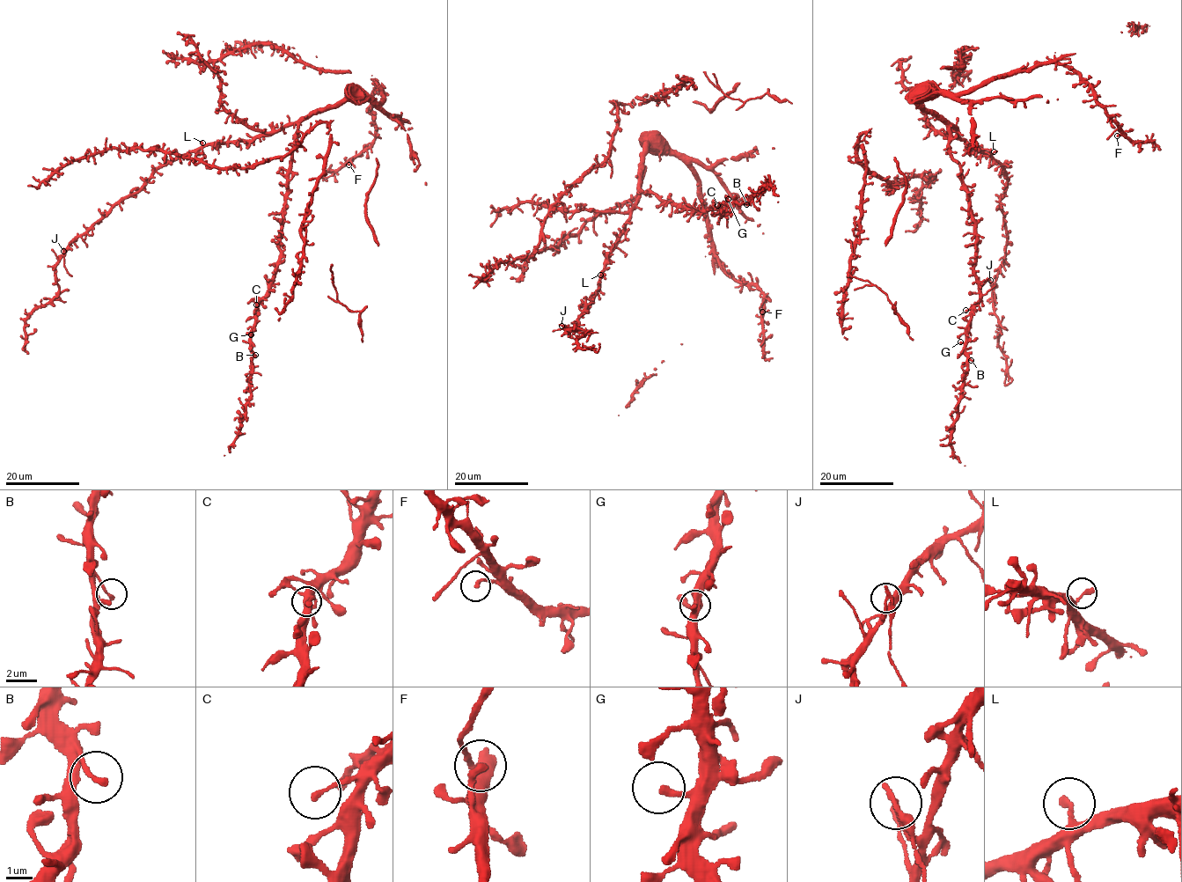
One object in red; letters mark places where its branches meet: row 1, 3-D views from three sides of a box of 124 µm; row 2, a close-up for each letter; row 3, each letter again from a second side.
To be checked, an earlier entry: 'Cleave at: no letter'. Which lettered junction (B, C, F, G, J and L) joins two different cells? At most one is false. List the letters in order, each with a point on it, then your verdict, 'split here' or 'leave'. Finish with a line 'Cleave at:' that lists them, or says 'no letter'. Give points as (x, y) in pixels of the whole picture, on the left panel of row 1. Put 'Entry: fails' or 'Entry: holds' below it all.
B: at (255, 355); leave
C: at (256, 305); leave
F: at (348, 165); leave
G: at (251, 334); leave
J: at (63, 251); split here
L: at (202, 143); leave
Cleave at: J
Entry: fails

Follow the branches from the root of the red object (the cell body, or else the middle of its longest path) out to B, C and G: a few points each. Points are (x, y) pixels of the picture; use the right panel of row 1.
B: (926, 110), (943, 118), (950, 153), (959, 166), (974, 231), (973, 273), (980, 297), (965, 346), (971, 360)
C: (926, 110), (943, 118), (950, 153), (959, 166), (974, 231), (973, 273), (980, 298), (965, 310)
G: (926, 110), (943, 118), (950, 153), (959, 166), (976, 237), (973, 273), (980, 297), (966, 340), (960, 341)

